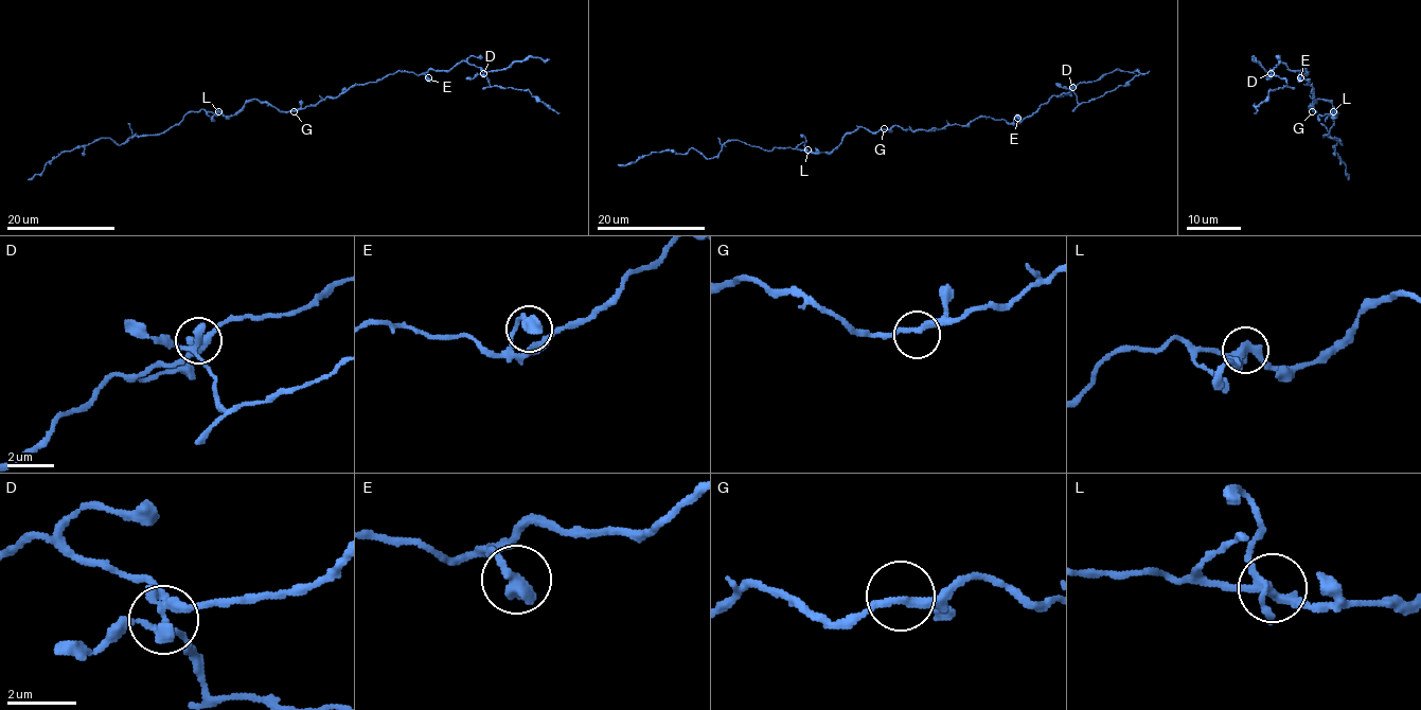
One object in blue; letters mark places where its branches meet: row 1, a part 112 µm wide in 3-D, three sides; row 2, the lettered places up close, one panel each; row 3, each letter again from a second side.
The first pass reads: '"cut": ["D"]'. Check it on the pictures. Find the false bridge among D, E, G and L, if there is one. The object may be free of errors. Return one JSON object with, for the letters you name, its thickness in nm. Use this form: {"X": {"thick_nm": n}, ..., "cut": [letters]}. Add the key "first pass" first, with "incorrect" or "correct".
{"first pass": "correct", "D": {"thick_nm": 360}, "cut": ["D"]}

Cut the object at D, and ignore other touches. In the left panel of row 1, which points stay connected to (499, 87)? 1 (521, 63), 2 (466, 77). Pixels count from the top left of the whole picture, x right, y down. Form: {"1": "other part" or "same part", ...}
{"1": "other part", "2": "same part"}

